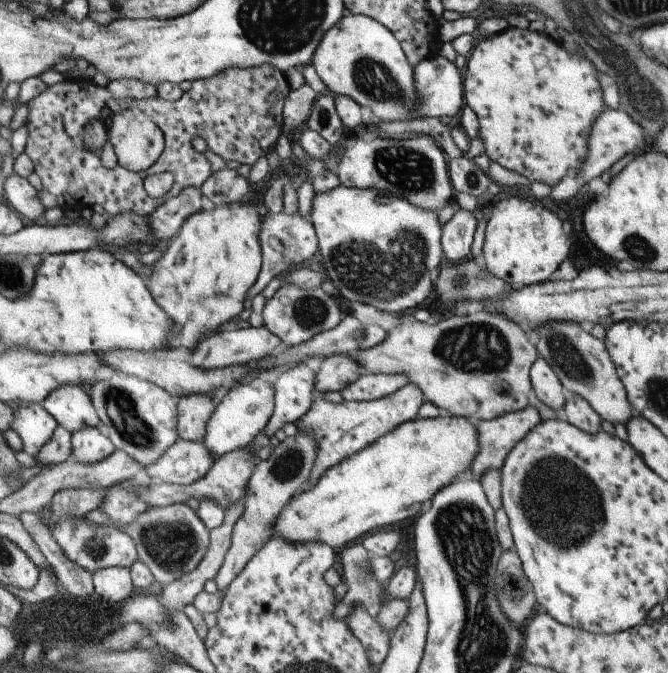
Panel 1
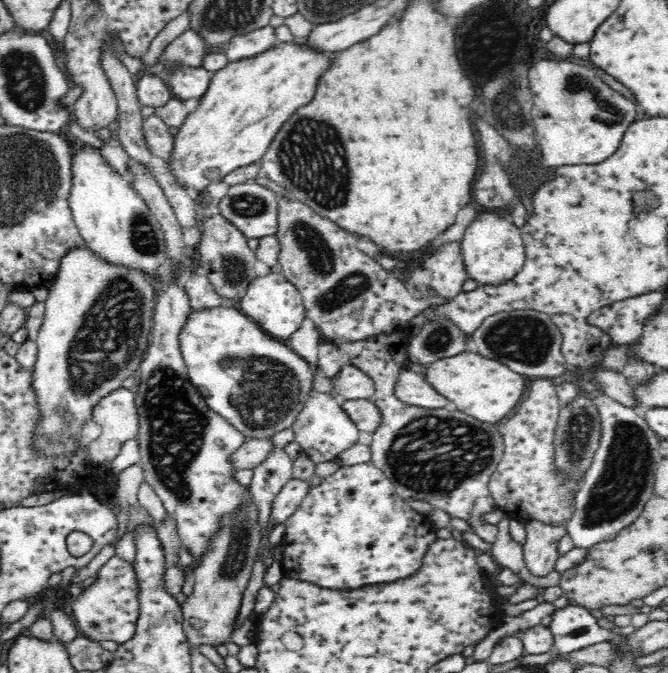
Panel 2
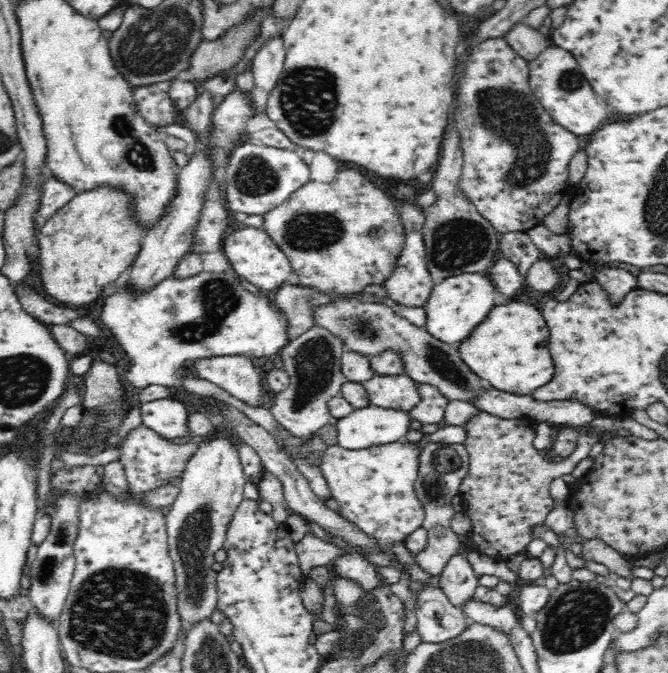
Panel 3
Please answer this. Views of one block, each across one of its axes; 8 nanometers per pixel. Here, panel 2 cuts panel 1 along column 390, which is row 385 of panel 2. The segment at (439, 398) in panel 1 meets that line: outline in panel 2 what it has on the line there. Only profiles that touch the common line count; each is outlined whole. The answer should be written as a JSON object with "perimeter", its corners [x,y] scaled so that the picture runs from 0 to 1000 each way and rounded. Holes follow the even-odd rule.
{"perimeter":[[[515,542],[506,559],[494,565],[494,574],[494,584],[510,587],[518,594],[554,593],[561,581],[561,571],[554,557],[527,542]]]}

